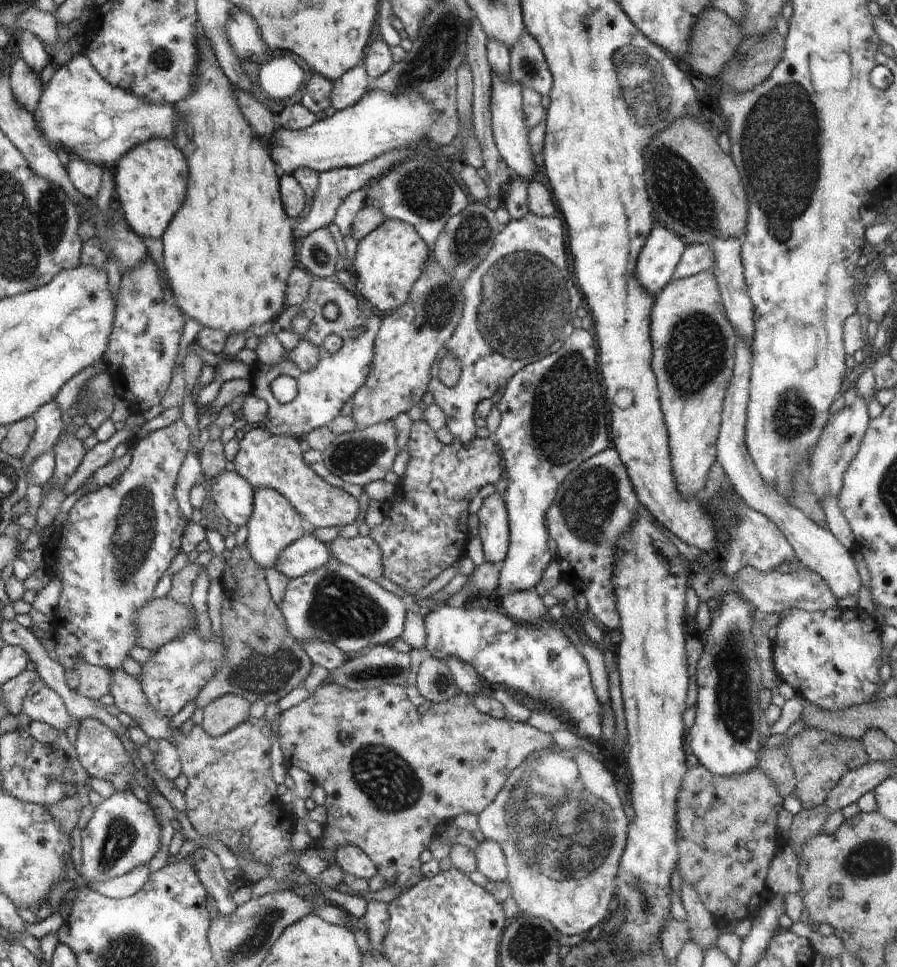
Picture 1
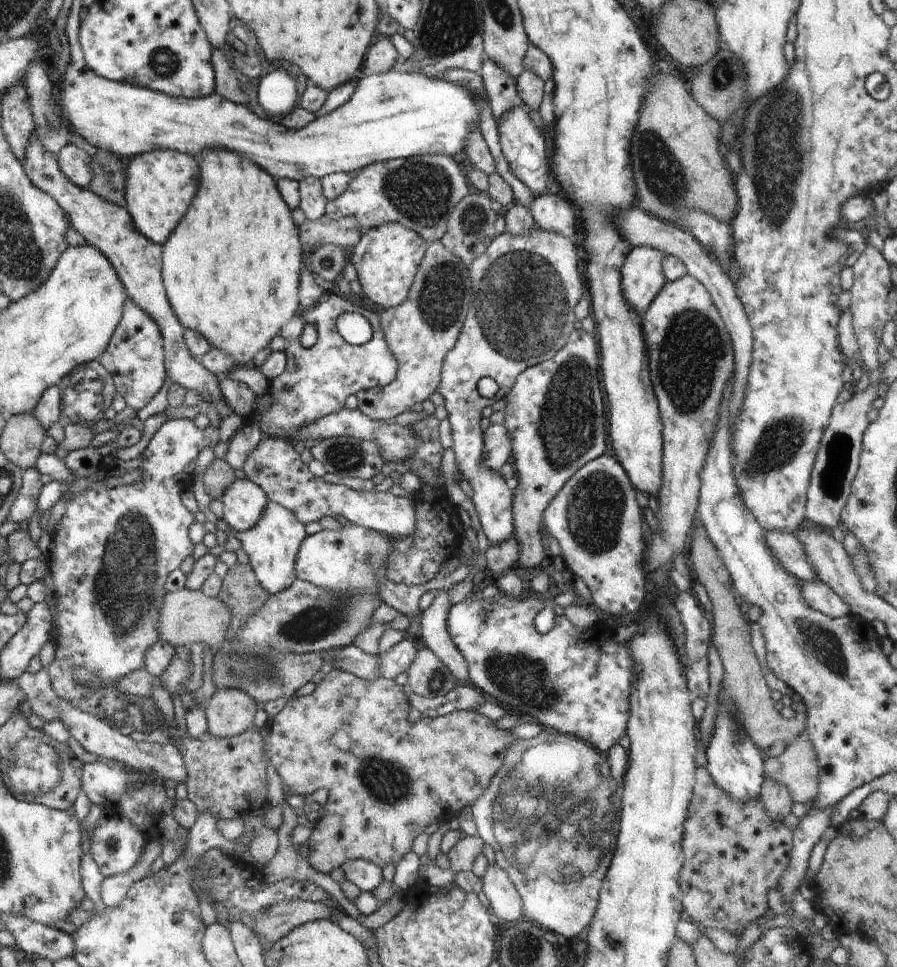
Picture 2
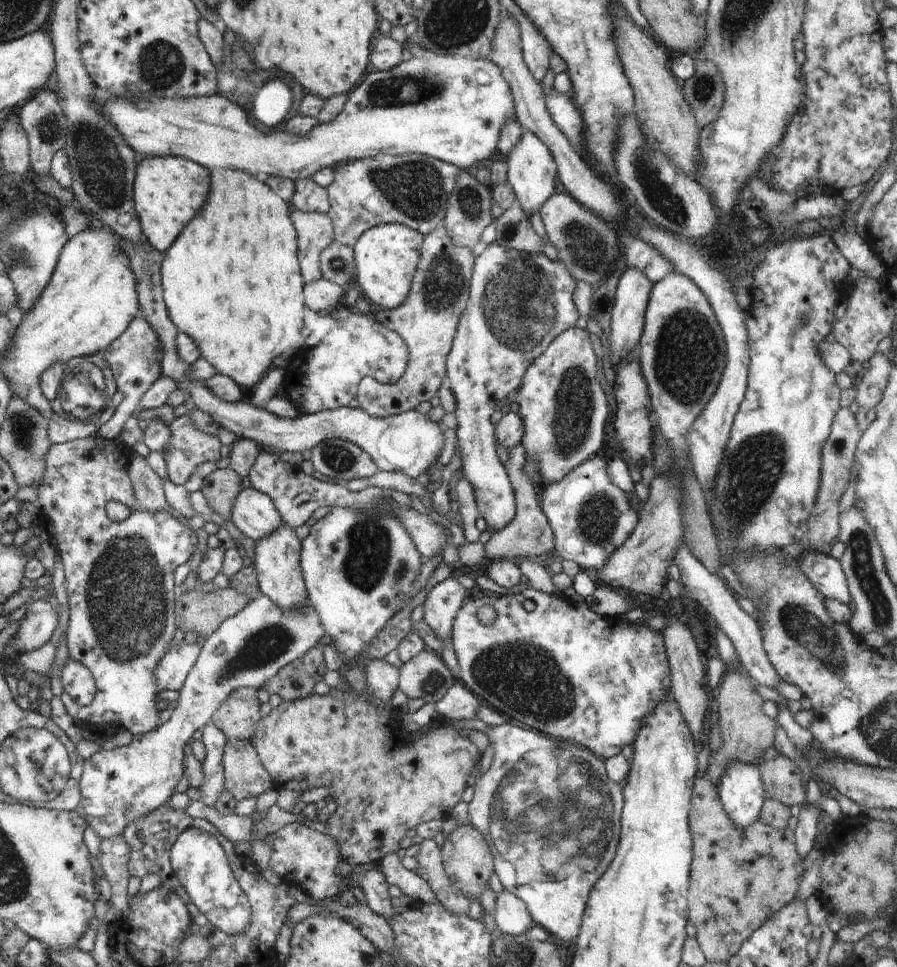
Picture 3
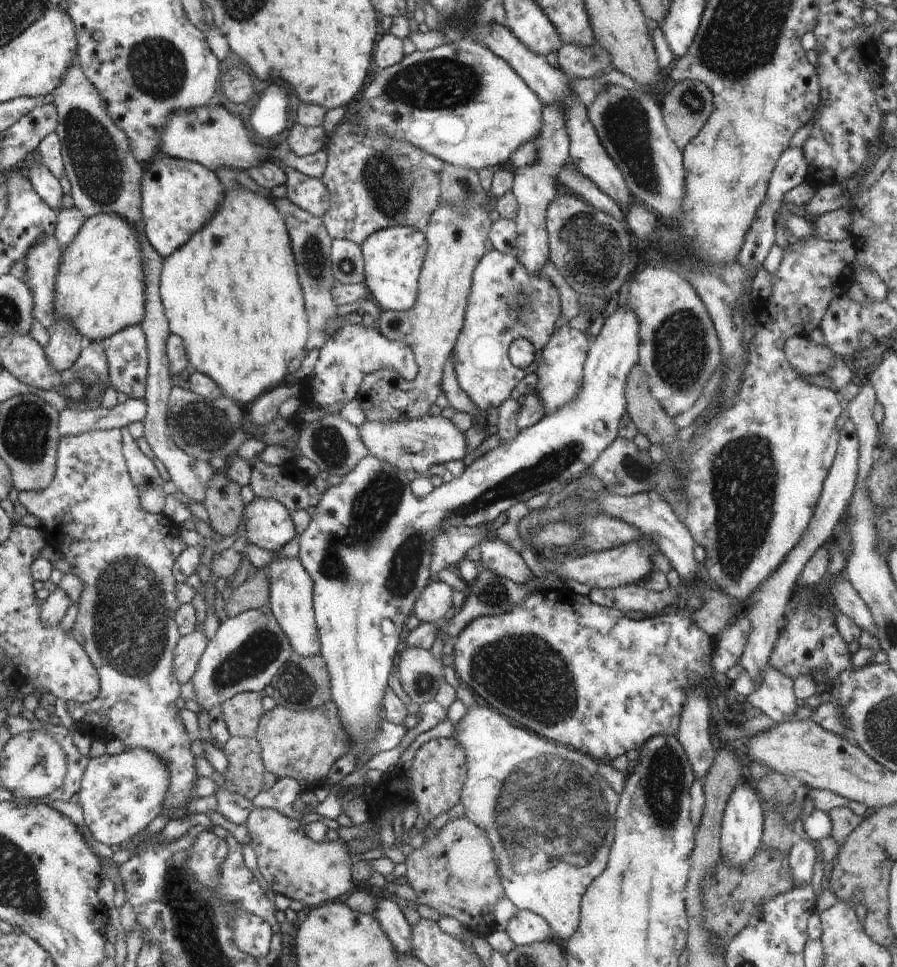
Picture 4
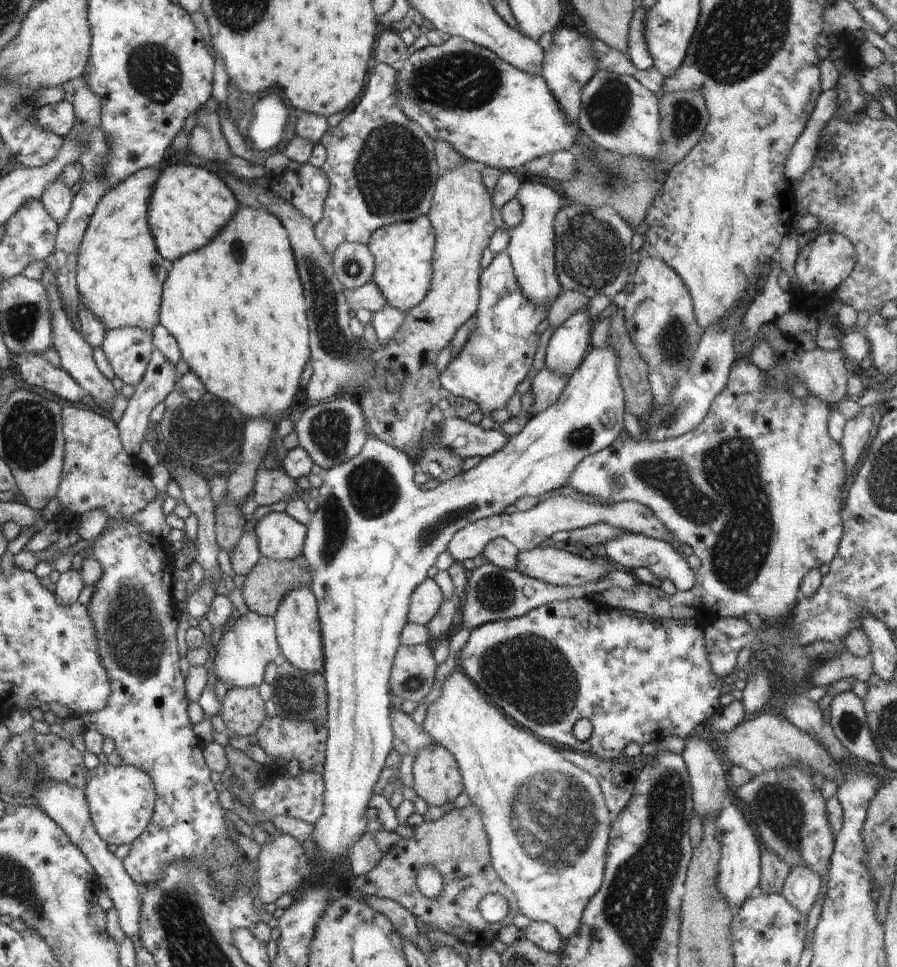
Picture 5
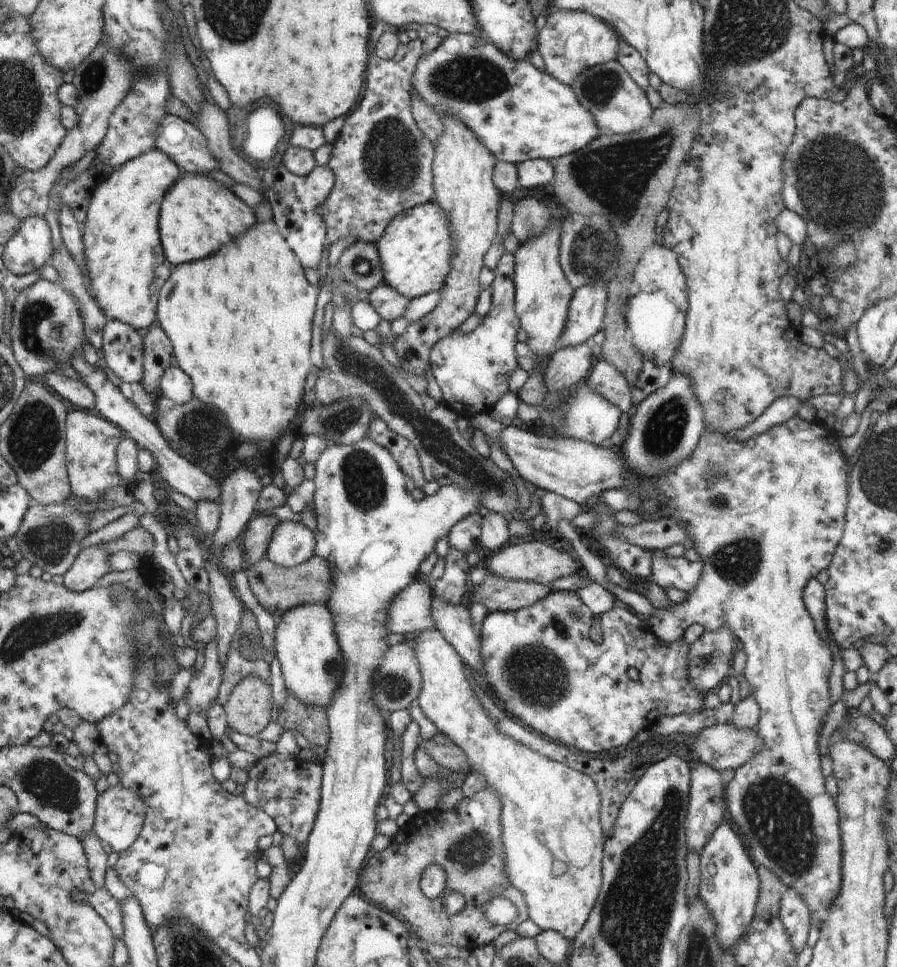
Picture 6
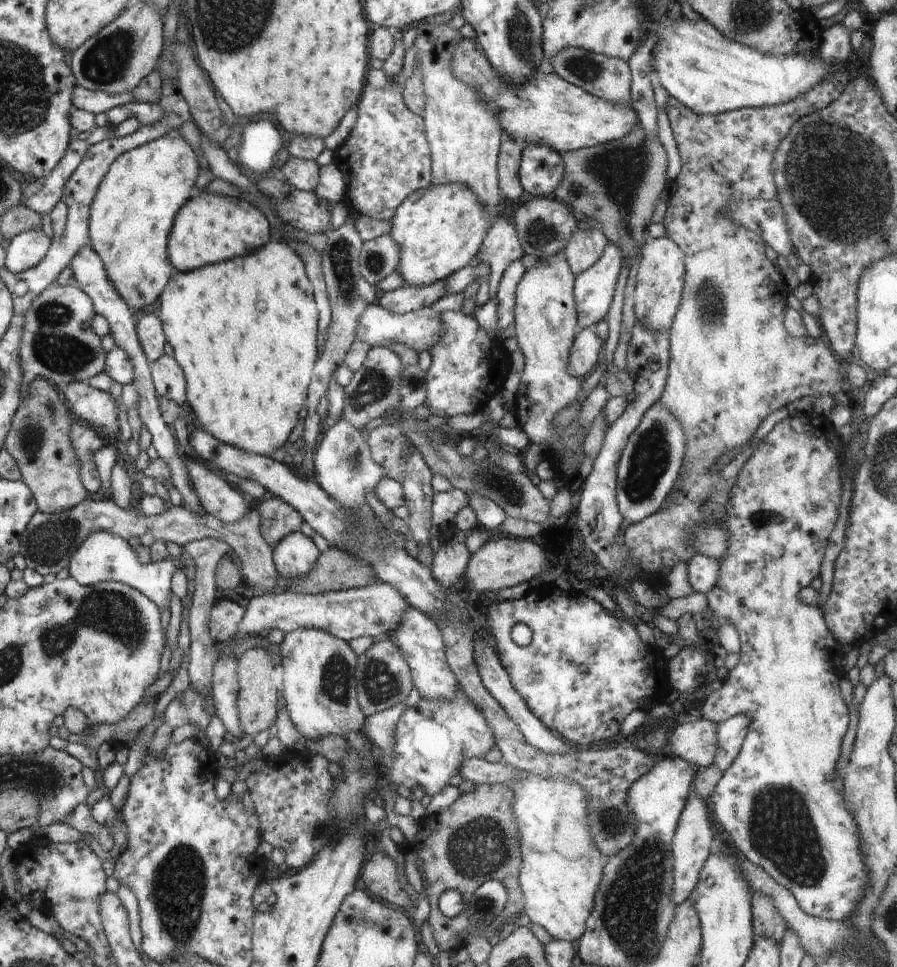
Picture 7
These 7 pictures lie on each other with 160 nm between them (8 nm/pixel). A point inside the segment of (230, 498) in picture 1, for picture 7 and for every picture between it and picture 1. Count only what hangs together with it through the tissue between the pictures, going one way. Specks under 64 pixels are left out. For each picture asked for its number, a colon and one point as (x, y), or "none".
2: (243, 501)
3: (253, 513)
4: (269, 525)
5: (280, 537)
6: (292, 544)
7: (294, 556)

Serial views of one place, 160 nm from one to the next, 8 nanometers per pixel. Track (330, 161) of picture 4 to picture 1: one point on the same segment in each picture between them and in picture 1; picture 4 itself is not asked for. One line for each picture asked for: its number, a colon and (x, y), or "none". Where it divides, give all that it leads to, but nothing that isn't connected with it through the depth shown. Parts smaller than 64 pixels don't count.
1: (418, 191)
2: (419, 192)
3: (412, 190)

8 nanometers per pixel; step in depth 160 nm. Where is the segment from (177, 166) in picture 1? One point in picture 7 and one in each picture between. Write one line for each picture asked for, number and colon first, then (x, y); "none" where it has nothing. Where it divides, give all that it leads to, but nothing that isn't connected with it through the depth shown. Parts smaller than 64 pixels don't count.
2: (159, 185)
3: (168, 191)
4: (178, 197)
5: (189, 205)
6: (199, 215)
7: (208, 228)

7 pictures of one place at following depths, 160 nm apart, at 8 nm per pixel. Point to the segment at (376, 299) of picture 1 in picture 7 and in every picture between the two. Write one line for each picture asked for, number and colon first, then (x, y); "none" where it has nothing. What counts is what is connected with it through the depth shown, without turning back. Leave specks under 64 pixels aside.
2: (386, 258)
3: (387, 256)
4: (393, 257)
5: (402, 252)
6: (416, 248)
7: (439, 229)

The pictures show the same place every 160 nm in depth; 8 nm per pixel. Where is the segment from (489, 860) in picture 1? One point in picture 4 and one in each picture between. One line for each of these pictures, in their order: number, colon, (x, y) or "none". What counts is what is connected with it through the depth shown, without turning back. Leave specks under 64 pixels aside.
2: (498, 888)
3: (511, 915)
4: (525, 928)

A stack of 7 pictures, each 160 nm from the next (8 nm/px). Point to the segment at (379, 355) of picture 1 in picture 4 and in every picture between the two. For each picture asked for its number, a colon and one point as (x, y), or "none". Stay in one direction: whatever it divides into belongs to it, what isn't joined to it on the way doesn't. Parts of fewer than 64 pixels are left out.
2: (420, 331)
3: (427, 322)
4: (456, 240)

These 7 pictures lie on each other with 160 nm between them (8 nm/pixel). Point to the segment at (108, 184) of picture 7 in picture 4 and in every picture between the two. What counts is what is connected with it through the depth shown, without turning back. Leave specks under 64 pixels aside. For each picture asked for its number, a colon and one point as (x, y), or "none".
4: (100, 289)
5: (120, 276)
6: (126, 264)

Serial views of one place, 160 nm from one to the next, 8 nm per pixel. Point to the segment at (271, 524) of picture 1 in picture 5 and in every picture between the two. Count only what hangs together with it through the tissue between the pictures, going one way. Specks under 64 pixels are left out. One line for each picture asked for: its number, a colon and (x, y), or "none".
2: (272, 545)
3: (277, 558)
4: (291, 589)
5: (297, 627)

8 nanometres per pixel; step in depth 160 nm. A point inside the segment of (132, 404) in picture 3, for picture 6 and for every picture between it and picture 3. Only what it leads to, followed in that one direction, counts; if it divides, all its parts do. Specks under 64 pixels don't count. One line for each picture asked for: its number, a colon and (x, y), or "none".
4: (126, 352)
5: (128, 350)
6: (123, 353)

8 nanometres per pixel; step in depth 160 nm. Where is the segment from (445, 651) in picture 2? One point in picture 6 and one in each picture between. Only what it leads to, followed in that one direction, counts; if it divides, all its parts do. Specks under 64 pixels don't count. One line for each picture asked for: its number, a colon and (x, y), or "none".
3: (443, 603)
4: (435, 600)
5: (425, 601)
6: (409, 612)

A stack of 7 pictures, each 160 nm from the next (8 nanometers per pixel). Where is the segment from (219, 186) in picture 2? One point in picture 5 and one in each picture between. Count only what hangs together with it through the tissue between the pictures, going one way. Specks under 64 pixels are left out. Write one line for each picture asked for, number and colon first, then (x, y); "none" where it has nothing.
3: (231, 281)
4: (245, 250)
5: (236, 308)

